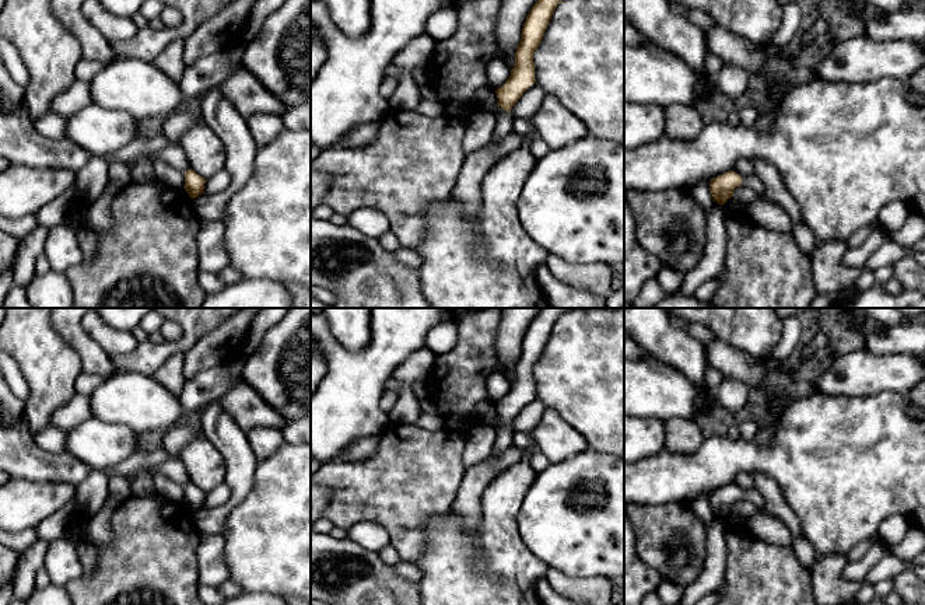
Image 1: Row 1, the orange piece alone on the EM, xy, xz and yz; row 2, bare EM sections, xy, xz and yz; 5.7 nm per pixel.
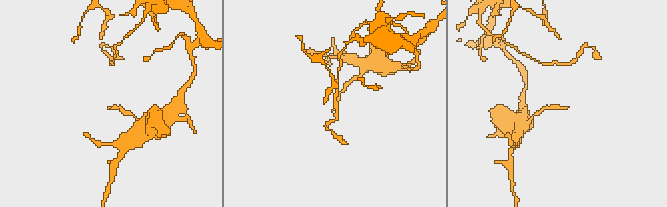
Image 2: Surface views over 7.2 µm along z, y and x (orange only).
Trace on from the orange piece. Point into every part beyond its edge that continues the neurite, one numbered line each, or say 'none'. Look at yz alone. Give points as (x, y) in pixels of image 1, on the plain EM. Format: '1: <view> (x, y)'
1: yz (753, 496)

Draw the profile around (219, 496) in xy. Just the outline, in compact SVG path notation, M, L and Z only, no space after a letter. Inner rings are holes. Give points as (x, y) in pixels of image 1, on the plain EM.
M223 483L216 489L213 489L211 492L206 493L204 507L214 508L223 506L230 500L230 497L231 497L231 490L225 483Z

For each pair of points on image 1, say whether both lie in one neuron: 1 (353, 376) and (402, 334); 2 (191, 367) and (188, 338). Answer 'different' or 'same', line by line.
1: same
2: different

